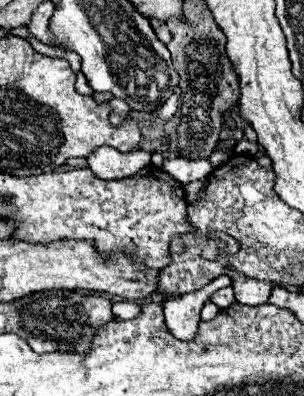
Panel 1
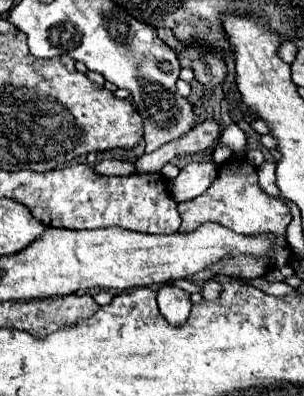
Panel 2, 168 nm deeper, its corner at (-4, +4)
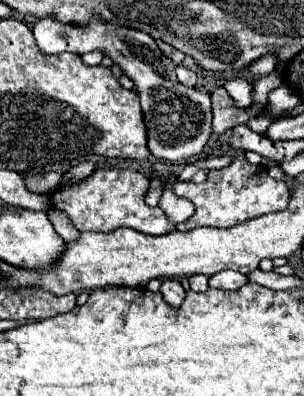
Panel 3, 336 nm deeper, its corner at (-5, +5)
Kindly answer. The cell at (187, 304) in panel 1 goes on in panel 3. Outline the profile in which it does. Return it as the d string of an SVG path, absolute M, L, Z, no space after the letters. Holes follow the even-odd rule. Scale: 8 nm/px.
M164 279L162 287L160 287L160 293L162 293L164 301L170 307L180 307L184 297L186 297L186 291L184 291L184 287L182 287L182 283L178 279Z

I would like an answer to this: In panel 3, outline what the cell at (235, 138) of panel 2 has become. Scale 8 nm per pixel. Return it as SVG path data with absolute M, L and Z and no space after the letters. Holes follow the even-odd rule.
M230 79L226 81L226 91L234 101L236 109L246 109L252 103L252 85L246 79Z

